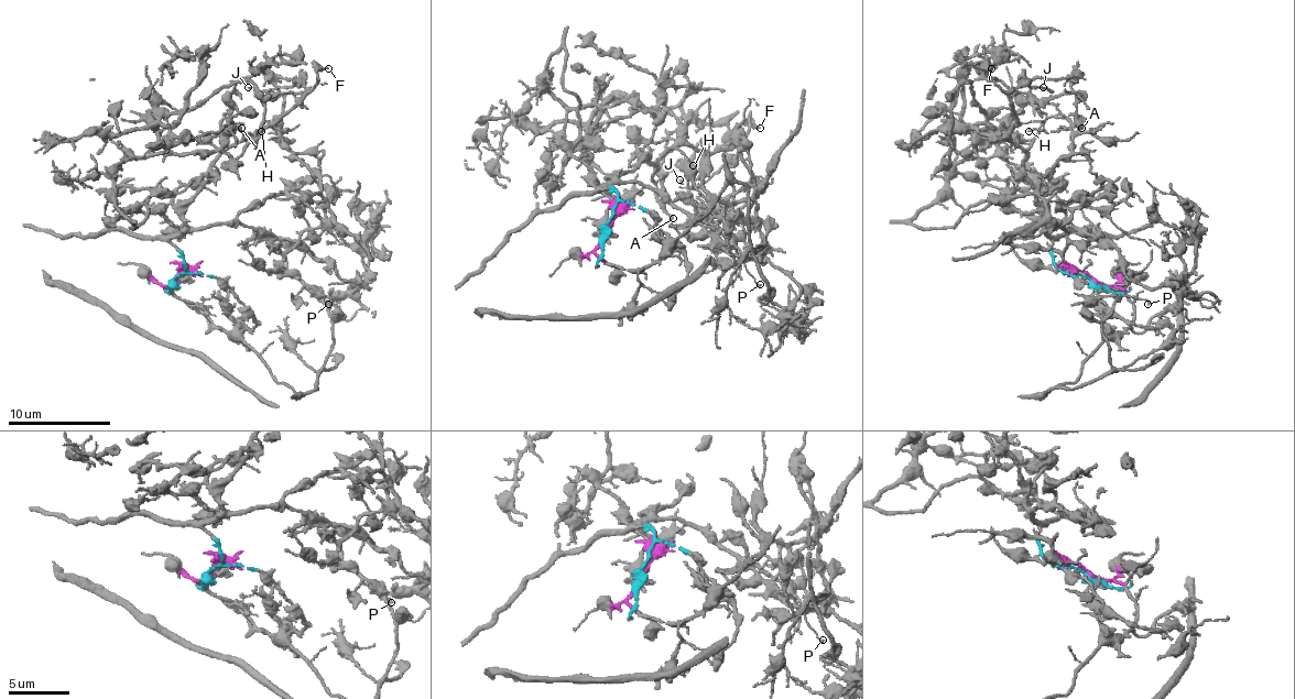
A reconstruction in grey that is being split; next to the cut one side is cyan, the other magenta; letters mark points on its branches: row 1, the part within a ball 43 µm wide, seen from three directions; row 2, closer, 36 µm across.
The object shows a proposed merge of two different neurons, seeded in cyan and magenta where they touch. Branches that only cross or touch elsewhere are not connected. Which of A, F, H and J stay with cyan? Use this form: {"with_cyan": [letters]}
{"with_cyan": ["A", "F", "H", "J"]}

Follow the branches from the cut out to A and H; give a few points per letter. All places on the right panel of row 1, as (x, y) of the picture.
A: (1085, 274), (1067, 274), (1056, 266), (1023, 164), (1031, 139), (1052, 116), (1064, 116), (1083, 129)
H: (1085, 274), (1056, 266), (1041, 205), (1023, 175), (1026, 154), (1008, 137), (1019, 123), (1044, 123), (1029, 131)

